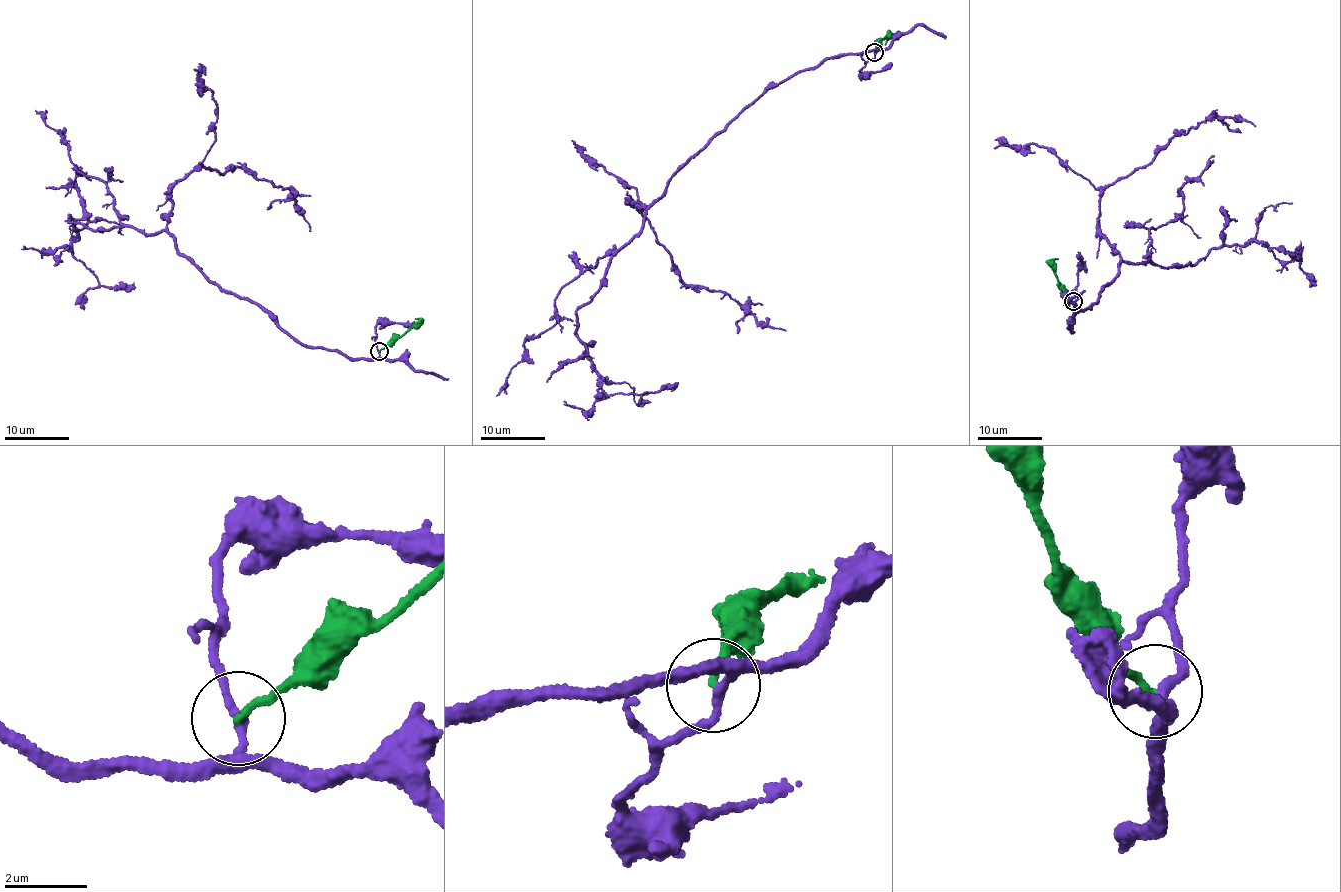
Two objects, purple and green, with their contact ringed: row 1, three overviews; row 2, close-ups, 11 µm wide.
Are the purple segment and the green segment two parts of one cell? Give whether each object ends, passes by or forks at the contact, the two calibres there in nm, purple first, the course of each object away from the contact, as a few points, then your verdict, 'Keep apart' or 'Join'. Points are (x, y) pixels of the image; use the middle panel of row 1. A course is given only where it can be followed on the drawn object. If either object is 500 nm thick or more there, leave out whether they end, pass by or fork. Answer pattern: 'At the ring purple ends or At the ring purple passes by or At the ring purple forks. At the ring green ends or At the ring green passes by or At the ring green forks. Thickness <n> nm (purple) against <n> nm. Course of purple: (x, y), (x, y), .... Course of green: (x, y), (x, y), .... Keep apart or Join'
At the ring purple passes by. At the ring green ends. Thickness 200 nm (purple) against 170 nm. Course of purple: (875, 52), (827, 58), (761, 96), (671, 178), (575, 312), (603, 392), (679, 381). Course of green: (875, 52), (879, 41), (888, 38), (885, 45). Keep apart

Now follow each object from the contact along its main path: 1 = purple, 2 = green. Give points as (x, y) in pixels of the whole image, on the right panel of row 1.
1: (1073, 301), (1071, 332), (1123, 262), (1183, 267), (1213, 248), (1261, 242), (1300, 259), (1297, 249)
2: (1073, 301), (1062, 292), (1054, 263), (1058, 259)

